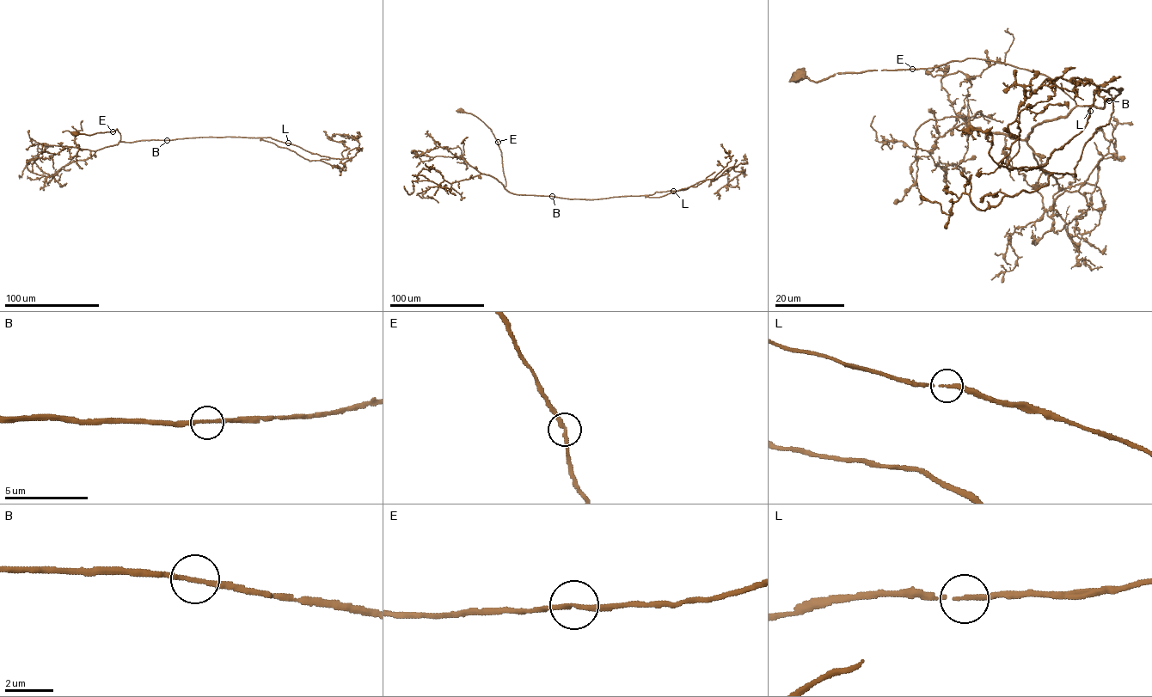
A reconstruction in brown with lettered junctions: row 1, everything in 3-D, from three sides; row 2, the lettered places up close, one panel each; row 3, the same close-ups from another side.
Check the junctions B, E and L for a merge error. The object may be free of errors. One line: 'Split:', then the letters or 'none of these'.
Split: none of these

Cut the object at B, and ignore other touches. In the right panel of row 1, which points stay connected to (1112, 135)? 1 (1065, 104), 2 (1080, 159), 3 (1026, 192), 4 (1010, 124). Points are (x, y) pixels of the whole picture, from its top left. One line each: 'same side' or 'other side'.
1: other side
2: other side
3: other side
4: other side

